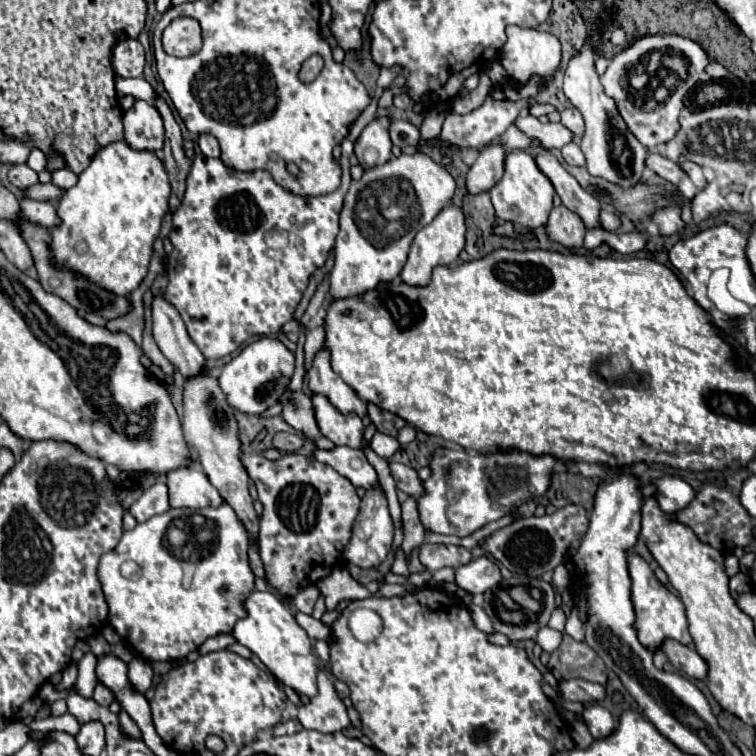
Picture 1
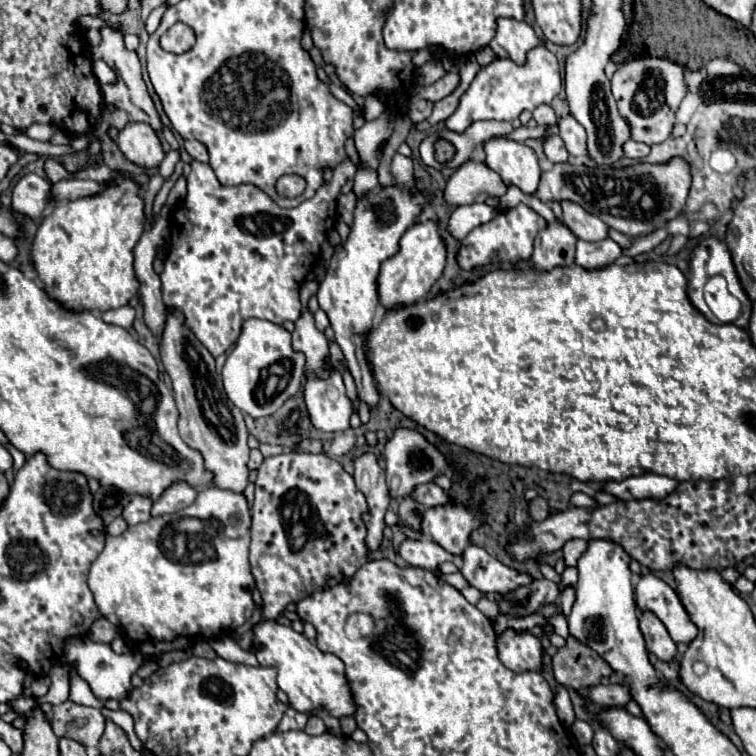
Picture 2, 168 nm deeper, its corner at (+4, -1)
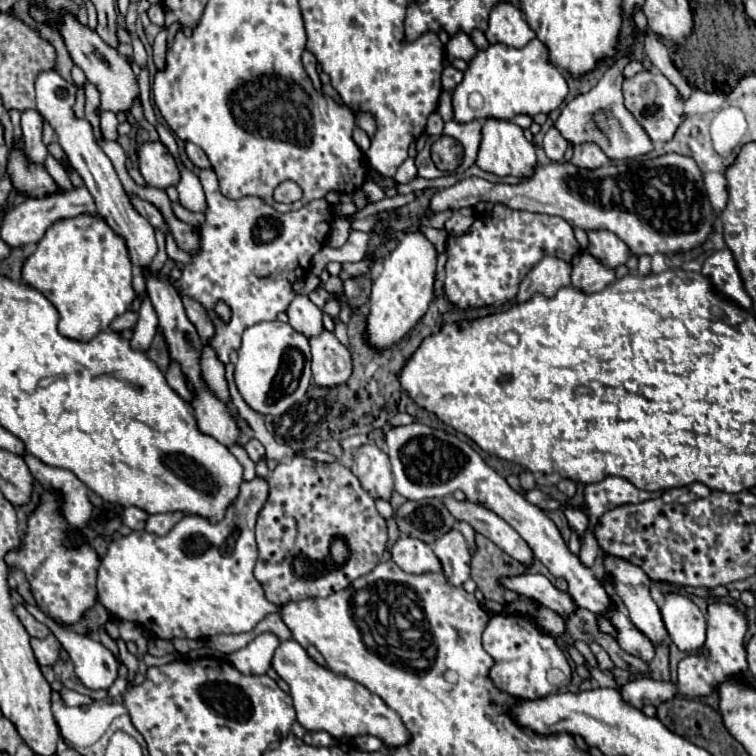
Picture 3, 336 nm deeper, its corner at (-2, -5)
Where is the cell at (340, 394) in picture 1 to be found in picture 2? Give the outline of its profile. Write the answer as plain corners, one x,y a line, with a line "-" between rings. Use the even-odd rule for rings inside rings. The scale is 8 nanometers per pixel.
309,308
301,312
299,320
295,320
293,348
307,356
307,370
305,372
315,372
319,376
327,376
327,372
323,368
323,358
329,356
329,344
327,344
325,334
317,330
315,318
309,312

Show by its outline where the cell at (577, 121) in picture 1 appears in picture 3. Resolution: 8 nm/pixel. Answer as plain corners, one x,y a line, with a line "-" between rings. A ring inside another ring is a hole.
583,142
573,146
573,158
571,162
579,168
599,168
609,164
609,158
603,154
603,150
593,142

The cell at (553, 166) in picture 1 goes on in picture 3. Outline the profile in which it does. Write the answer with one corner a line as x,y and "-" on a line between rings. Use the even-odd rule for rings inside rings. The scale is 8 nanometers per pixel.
587,230
587,236
589,236
587,252
593,252
593,256
601,256
601,260
609,260
609,264
613,264
613,268
627,262
629,248
613,232
609,232
609,230

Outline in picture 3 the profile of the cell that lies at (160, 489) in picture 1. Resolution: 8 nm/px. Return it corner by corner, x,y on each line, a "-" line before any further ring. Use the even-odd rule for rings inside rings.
129,506
123,510
123,524
127,524
131,530
143,530
147,518
149,518
149,514
141,508

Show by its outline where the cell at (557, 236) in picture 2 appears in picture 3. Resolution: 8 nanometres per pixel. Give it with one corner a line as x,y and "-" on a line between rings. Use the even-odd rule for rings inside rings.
545,256
531,268
531,272
521,282
517,300
525,302
535,292
553,296
553,292
557,292
557,288
563,288
569,284
571,284
571,264
557,256

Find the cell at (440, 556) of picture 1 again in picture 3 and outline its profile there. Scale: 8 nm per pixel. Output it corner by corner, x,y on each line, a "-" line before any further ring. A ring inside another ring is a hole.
401,536
391,548
391,560
405,572
441,572
441,562
433,548
417,538

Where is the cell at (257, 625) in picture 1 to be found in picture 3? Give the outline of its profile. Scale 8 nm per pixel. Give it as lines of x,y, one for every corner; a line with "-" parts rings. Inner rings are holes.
281,642
281,646
275,650
271,668
283,678
289,688
291,688
291,698
295,702
295,712
297,712
297,722
311,730
325,730
333,738
341,736
361,736
361,734
371,734
381,738
383,744
389,748
401,746
409,742
409,732
403,726
401,718
369,688
359,684
357,680
351,680
347,676
331,672
327,666
317,664
307,650
295,642

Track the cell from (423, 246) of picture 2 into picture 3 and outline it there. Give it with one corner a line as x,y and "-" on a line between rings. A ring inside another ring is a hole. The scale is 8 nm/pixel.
423,232
405,234
397,242
397,246
383,258
383,268
373,278
369,296
371,306
371,314
367,320
369,344
377,348
389,348
423,318
433,300
435,266
437,266
437,248

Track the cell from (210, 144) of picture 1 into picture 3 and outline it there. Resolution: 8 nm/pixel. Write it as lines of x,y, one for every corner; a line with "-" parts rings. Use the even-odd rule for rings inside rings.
187,142
187,146
185,146
185,152
187,152
187,156
189,156
189,160
195,164
195,166
199,166
199,168
209,168
211,164
209,164
209,158
207,158
207,154
197,146
197,144
193,144
193,142

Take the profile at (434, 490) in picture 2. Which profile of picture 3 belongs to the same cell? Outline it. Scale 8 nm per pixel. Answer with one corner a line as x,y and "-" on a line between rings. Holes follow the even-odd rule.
445,496
443,498
445,508
451,512
451,516
457,522
467,522
473,526
475,532
487,536
489,540
493,540
501,550
505,550
509,556
513,556
515,560
527,564
533,558
531,548
525,544
525,540
521,540
521,536
505,522
501,520
497,514
469,502
469,500
455,500
453,496

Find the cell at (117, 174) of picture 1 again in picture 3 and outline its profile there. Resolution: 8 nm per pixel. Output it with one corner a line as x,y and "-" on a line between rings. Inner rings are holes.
81,214
75,218
57,220
41,238
35,252
25,260
23,278
29,286
37,288
45,294
45,298
57,308
59,312
59,332
73,340
91,340
97,332
109,328
109,324
125,314
131,302
137,298
131,278
133,278
133,264
129,260
125,240
105,222
103,216
95,214

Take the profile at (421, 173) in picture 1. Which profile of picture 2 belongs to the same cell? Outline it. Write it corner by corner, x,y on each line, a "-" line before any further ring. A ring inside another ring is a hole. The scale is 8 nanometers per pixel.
377,186
377,190
369,192
363,200
359,200
349,238
343,246
335,248
335,254
333,254
335,258
343,258
343,260
329,262
327,280
323,280
317,290
319,306
327,312
331,320
331,326
335,330
335,342
341,346
345,354
347,366
357,384
359,398
365,400
369,406
375,406
379,402
379,392
375,388
375,380
365,354
365,342
371,330
375,308
379,304
379,298
377,298
379,266
383,260
387,260
399,250
399,238
411,224
415,224
423,204
427,204
429,198
431,194
421,190
417,190
415,194
409,194
401,186
387,186
387,188

